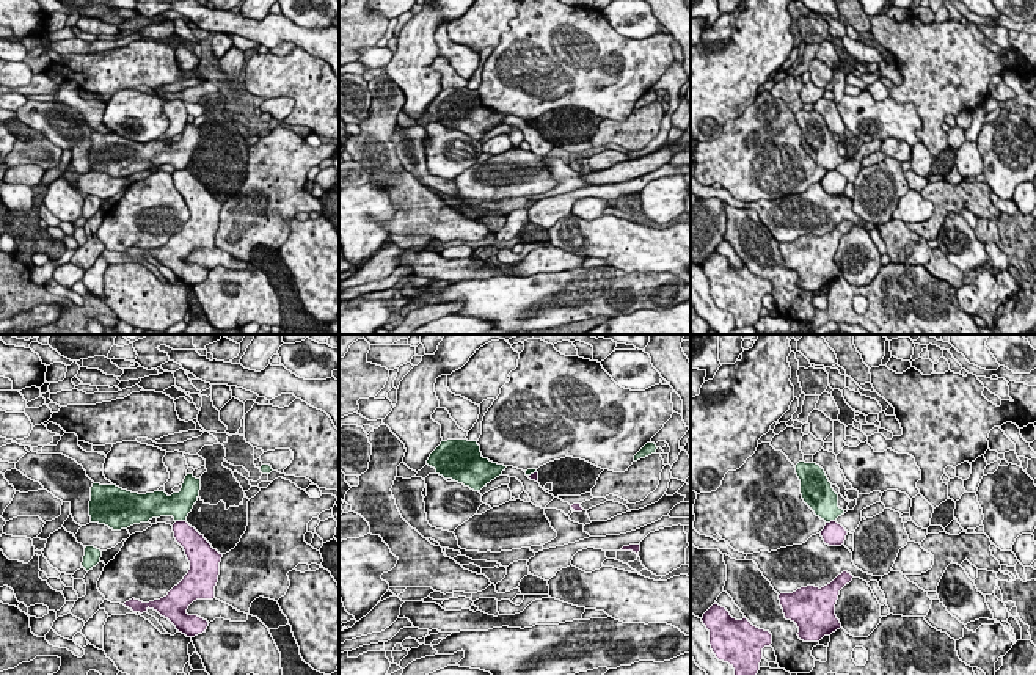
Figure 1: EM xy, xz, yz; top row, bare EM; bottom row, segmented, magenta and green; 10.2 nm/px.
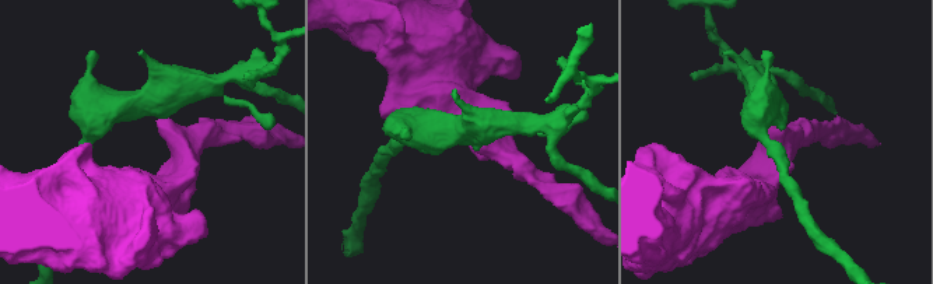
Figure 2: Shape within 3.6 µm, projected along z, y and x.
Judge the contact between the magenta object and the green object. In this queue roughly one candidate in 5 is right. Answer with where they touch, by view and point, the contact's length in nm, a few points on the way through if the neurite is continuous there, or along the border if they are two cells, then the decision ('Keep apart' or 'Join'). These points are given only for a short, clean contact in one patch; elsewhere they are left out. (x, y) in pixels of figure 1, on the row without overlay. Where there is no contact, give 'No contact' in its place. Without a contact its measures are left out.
Touches magenta at xy (181, 170). Shared border 100 nm. Boundary: xy (176, 168), (184, 170). Keep apart

